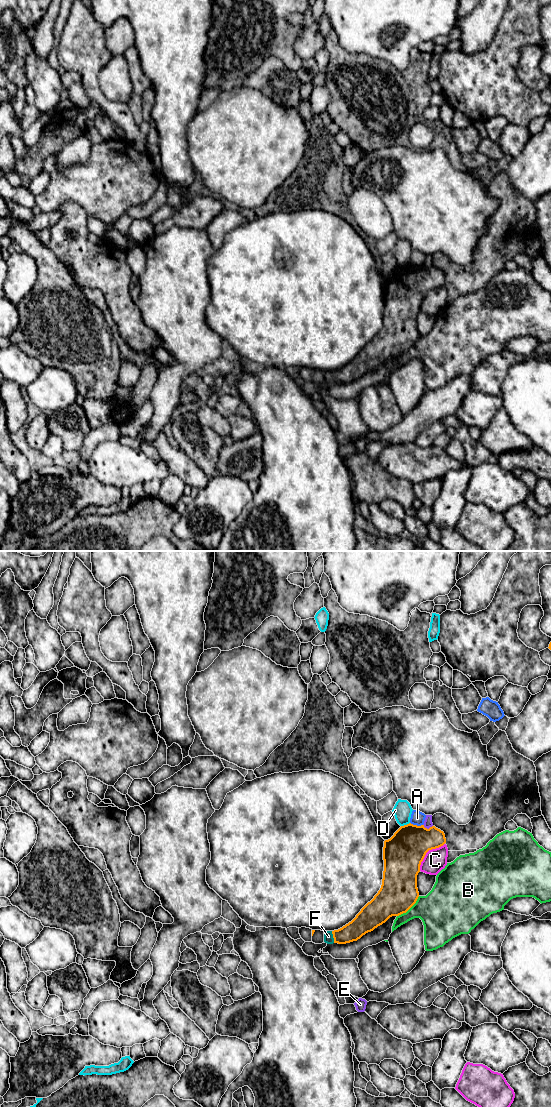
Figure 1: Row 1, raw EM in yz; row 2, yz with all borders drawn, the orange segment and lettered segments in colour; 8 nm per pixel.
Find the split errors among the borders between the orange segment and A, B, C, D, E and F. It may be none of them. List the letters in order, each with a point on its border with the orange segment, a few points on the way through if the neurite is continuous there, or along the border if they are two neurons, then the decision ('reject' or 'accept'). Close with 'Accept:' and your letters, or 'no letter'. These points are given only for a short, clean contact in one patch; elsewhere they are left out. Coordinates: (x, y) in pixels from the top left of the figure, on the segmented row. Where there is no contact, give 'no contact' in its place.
A: meets orange in yz at (416, 825); reject
B: meets orange in yz at (409, 908); reject
C: meets orange in yz at (426, 852); reject
D: meets orange in yz at (405, 825); reject
E: meets orange in yz at (426, 828); reject
F: meets orange in yz at (333, 937); accept
Accept: F

